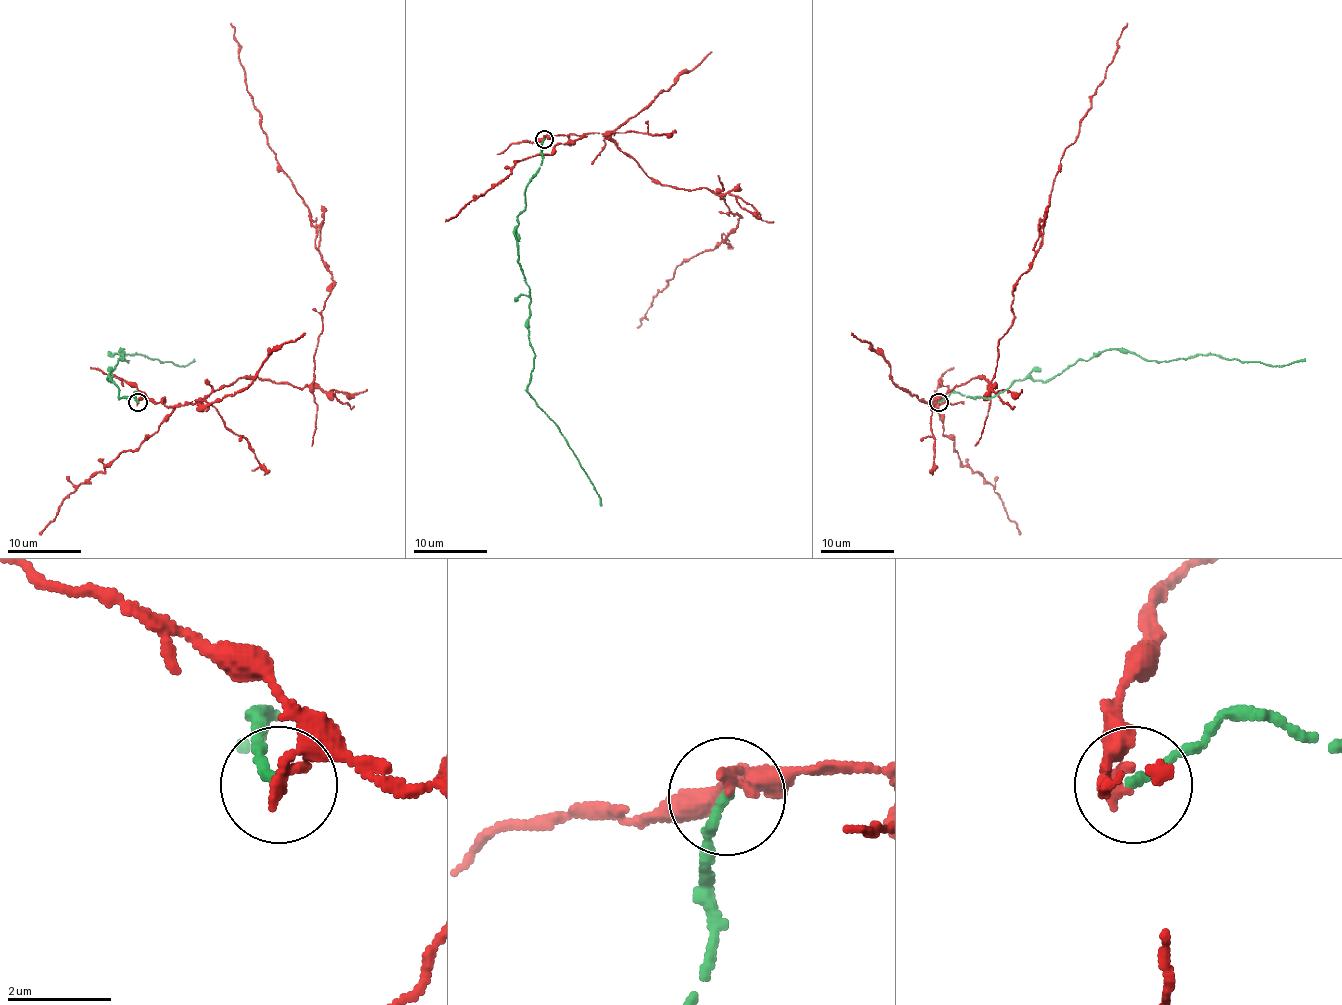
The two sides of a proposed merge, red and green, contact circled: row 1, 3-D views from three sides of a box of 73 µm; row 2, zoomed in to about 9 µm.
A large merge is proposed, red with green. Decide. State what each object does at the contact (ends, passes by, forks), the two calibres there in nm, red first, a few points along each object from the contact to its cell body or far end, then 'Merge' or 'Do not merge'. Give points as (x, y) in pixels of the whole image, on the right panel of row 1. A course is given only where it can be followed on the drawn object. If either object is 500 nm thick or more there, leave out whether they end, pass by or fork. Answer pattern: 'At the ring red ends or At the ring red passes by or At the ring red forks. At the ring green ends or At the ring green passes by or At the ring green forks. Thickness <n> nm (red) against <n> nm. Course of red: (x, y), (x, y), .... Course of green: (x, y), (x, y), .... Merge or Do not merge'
At the ring red ends. At the ring green ends. Thickness 240 nm (red) against 200 nm. Course of red: (937, 401), (976, 377), (989, 388), (1013, 318), (1013, 285), (1039, 247), (1059, 160), (1128, 23). Course of green: (939, 401), (952, 392), (991, 398), (1028, 377), (1048, 381), (1108, 349), (1154, 361), (1304, 359). Do not merge

